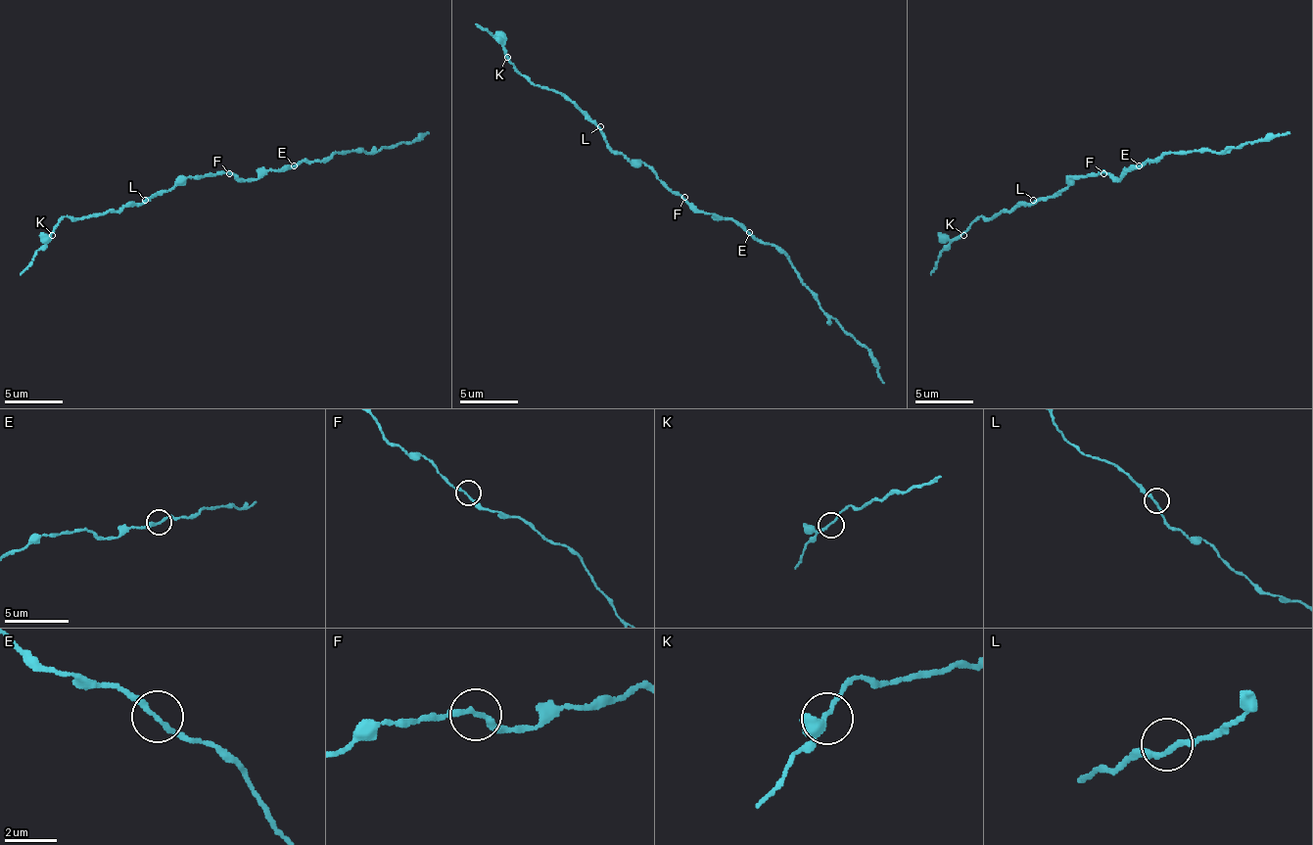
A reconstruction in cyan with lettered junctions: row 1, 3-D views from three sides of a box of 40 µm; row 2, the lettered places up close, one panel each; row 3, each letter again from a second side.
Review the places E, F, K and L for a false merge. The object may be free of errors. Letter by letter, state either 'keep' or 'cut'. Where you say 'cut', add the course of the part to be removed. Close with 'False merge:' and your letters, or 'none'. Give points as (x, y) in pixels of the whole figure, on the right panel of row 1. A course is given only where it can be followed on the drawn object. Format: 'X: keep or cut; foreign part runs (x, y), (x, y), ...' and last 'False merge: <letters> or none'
E: keep
F: keep
K: keep
L: keep
False merge: none

